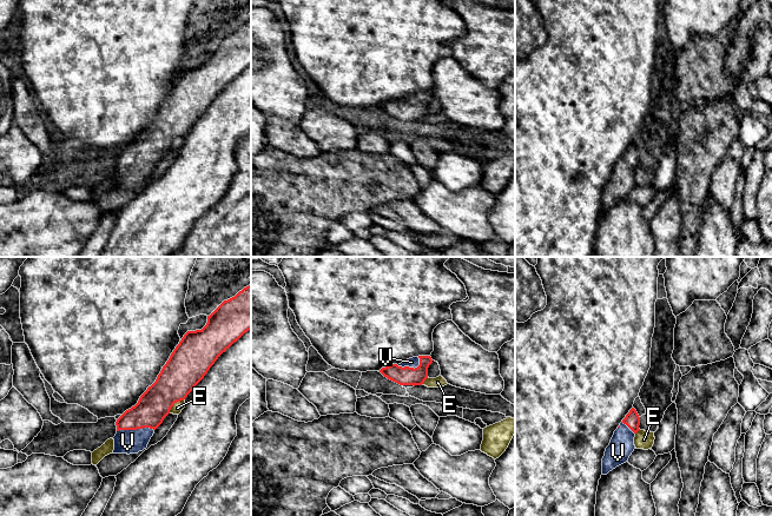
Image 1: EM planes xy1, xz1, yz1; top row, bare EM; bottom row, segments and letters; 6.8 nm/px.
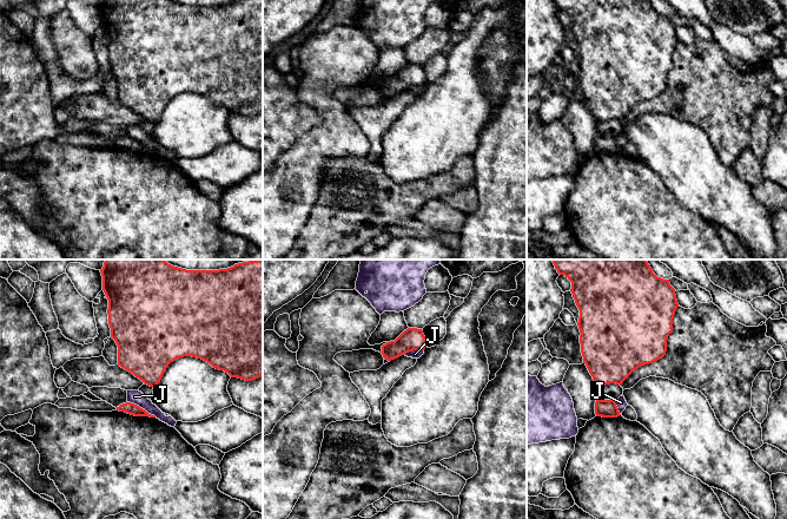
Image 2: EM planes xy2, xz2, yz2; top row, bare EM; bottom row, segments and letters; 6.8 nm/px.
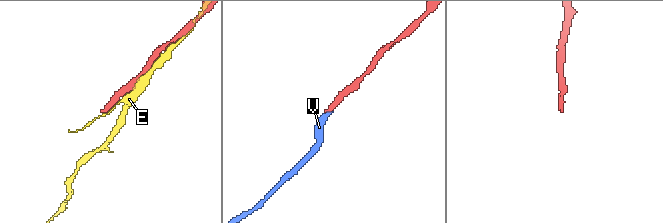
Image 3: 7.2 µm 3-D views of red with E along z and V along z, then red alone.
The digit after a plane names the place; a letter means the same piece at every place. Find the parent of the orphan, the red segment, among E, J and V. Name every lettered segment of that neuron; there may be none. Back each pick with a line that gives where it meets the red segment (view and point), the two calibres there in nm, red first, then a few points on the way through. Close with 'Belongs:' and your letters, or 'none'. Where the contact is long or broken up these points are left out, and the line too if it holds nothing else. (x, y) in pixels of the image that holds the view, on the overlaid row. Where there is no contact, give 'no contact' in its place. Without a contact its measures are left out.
V: contact xy1 (134, 429); calibres 220 and 160 nm; way xy1 (154, 404), (134, 429), (133, 435), (127, 442)
Belongs: V

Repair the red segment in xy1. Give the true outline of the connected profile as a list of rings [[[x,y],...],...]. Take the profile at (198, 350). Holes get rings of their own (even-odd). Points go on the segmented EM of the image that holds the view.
[[[251,284],[224,300],[202,330],[187,331],[138,403],[116,422],[112,454],[138,454],[174,403],[184,401],[218,357],[251,329]]]

